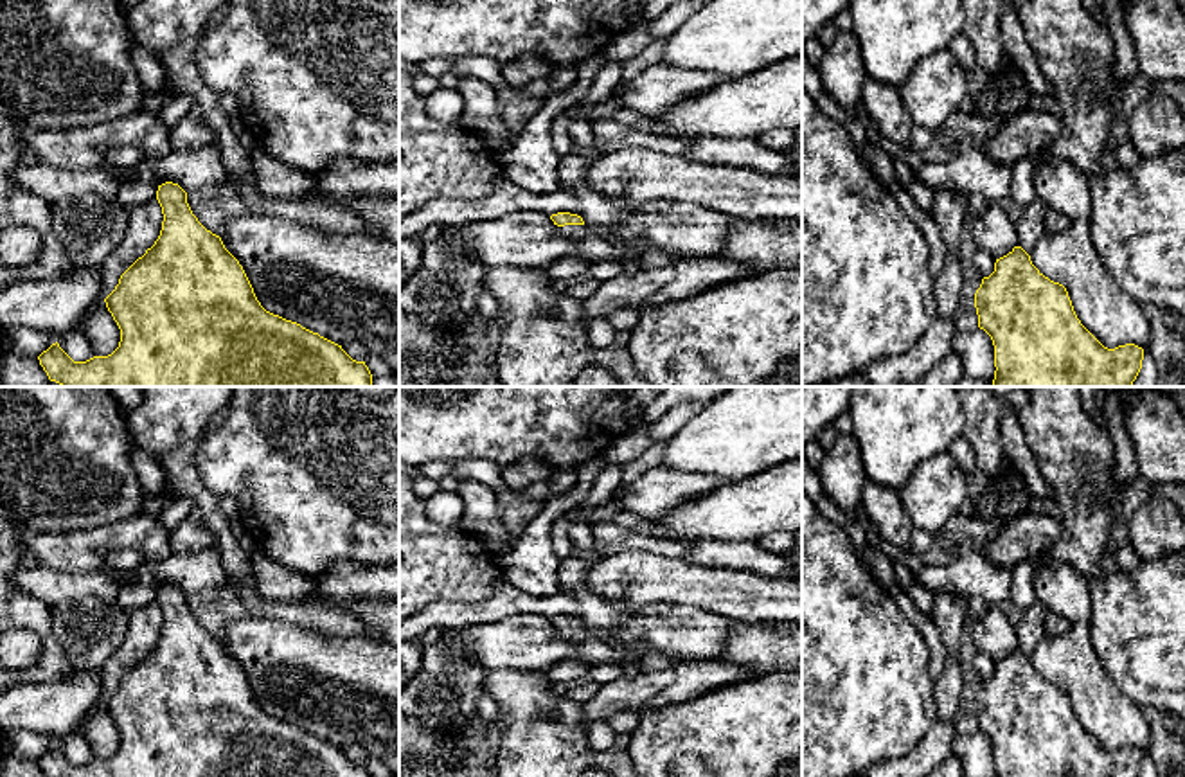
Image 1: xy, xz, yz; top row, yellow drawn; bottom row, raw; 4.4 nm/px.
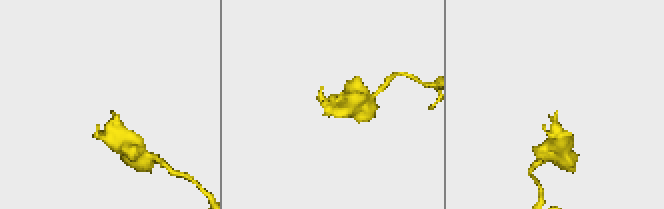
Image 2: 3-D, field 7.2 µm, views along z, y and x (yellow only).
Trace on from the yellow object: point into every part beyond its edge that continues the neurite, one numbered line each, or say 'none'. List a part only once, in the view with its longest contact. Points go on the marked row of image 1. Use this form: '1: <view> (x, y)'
1: xz (570, 231)

